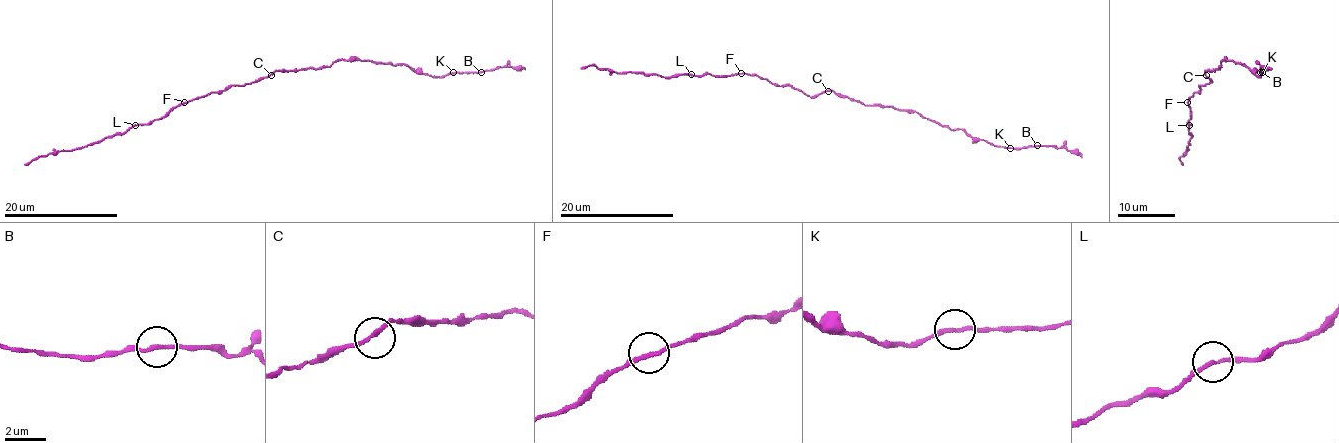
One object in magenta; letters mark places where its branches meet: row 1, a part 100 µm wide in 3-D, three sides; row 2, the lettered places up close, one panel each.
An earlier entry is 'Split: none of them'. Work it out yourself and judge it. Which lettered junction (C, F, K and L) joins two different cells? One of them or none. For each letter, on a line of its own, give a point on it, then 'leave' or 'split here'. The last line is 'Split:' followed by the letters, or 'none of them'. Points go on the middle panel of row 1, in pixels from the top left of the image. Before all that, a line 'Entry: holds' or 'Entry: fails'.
Entry: holds
C: at (828, 91); leave
F: at (741, 73); leave
K: at (1010, 148); leave
L: at (691, 74); leave
Split: none of them

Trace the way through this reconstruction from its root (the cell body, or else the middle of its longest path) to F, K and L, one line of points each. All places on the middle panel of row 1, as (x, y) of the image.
F: (826, 91), (811, 97), (789, 86), (775, 86), (765, 78), (741, 73)
K: (826, 91), (835, 91), (868, 106), (916, 111), (952, 130), (962, 128), (972, 137), (1010, 148)
L: (826, 91), (811, 97), (789, 86), (775, 86), (765, 78), (745, 73), (732, 76), (691, 74)

